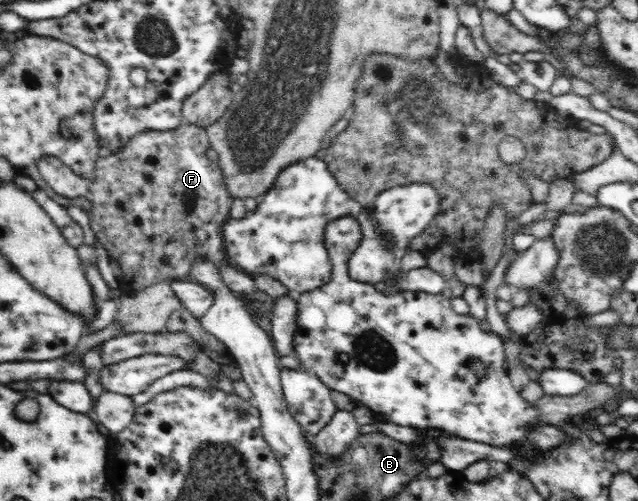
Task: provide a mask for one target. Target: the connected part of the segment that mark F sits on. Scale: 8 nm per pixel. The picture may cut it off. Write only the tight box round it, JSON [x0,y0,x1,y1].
[37,122,258,295]

